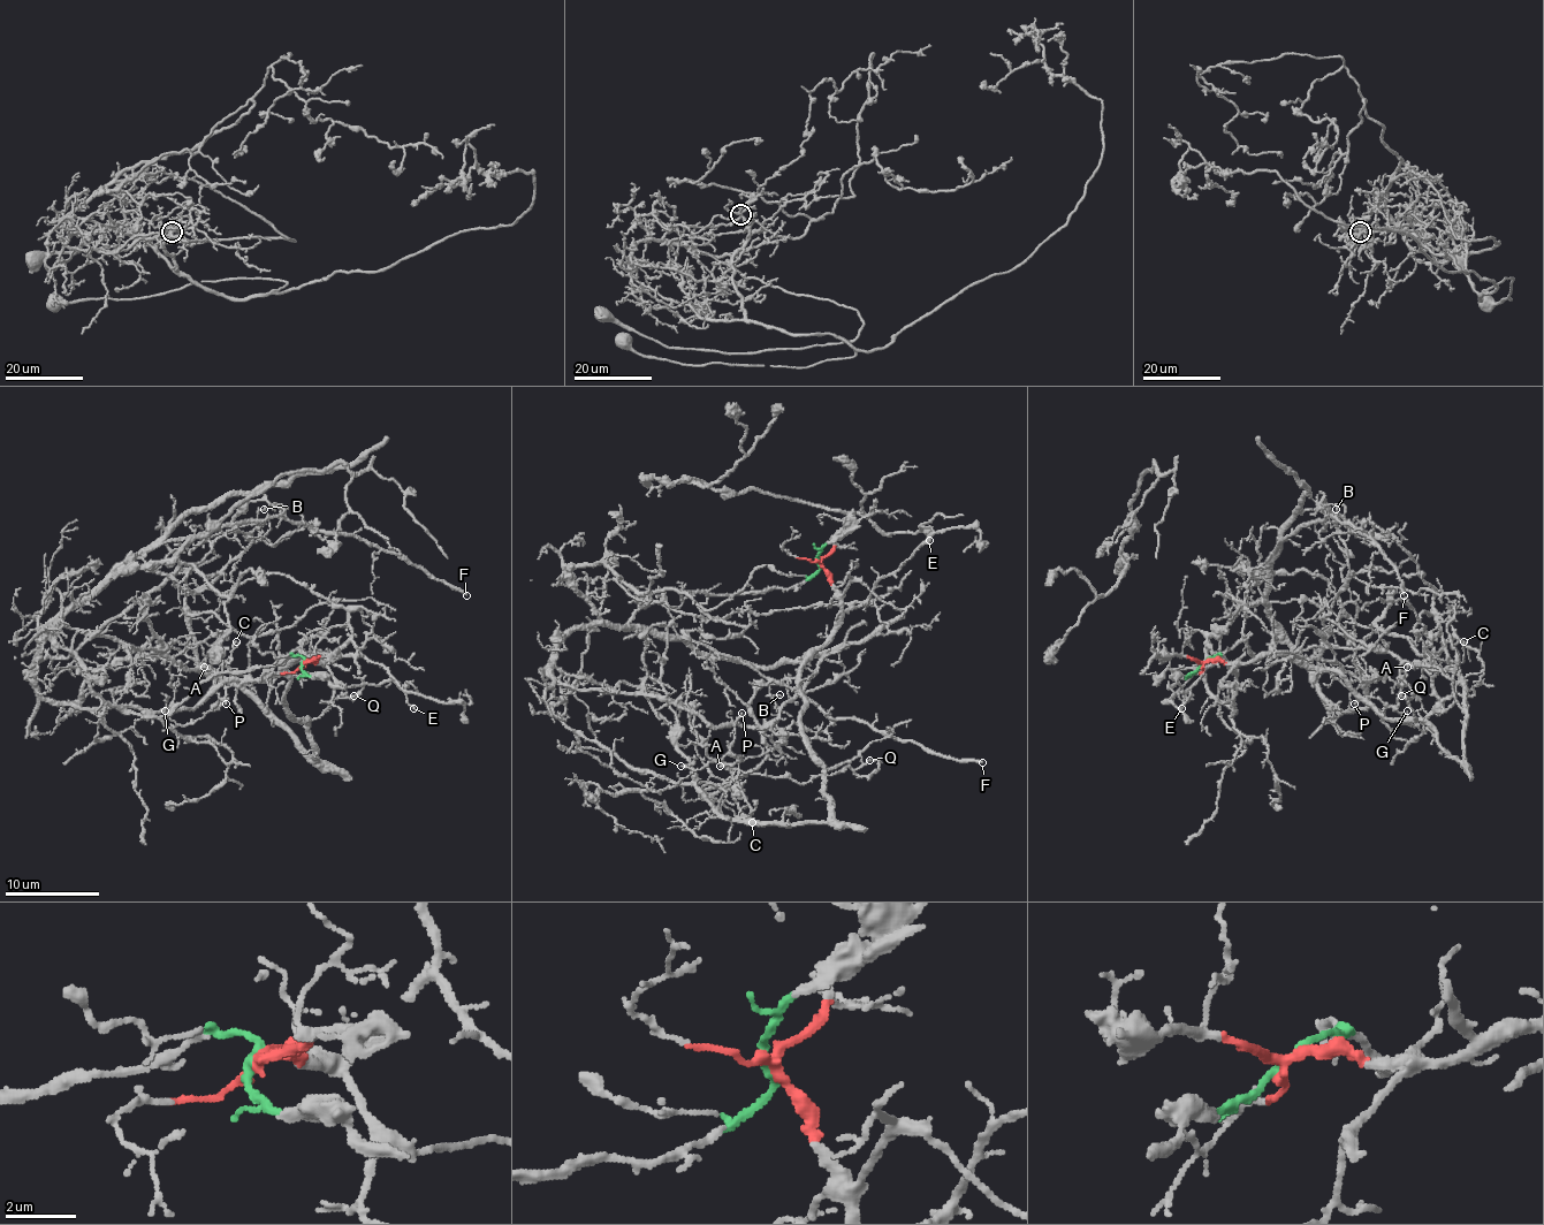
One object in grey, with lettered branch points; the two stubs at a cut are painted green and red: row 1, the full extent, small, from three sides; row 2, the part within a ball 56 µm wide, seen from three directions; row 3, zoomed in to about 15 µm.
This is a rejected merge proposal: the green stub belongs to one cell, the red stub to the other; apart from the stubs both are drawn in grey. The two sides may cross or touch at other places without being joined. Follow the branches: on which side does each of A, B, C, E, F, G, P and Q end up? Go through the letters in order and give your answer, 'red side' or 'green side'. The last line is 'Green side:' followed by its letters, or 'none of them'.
A: red side
B: green side
C: red side
E: red side
F: green side
G: red side
P: red side
Q: red side
Green side: B, F

